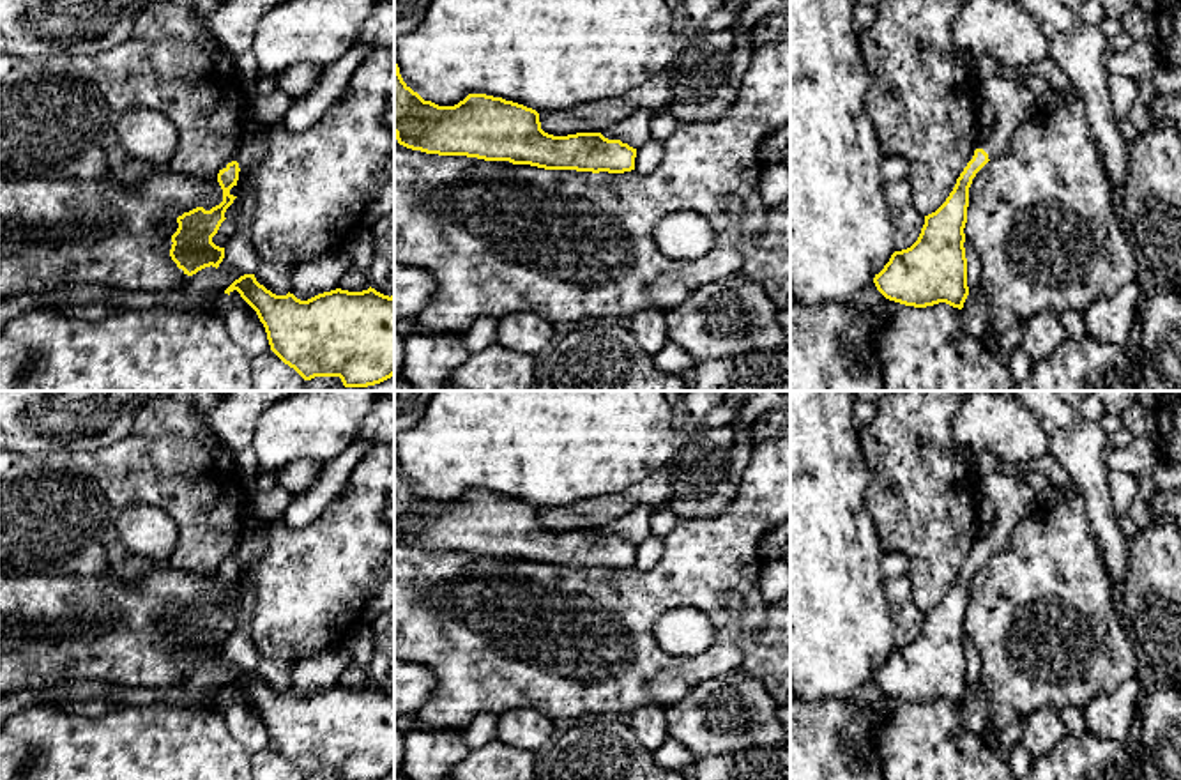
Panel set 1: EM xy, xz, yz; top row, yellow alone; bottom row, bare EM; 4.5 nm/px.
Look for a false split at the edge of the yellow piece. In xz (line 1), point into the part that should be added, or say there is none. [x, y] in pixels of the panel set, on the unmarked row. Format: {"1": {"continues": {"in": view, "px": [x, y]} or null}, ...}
{"1": {"continues": null}}

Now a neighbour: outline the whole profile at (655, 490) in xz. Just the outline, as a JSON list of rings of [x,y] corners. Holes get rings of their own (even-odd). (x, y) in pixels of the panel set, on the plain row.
[[[661,469],[621,492],[606,492],[569,506],[539,508],[541,525],[553,532],[601,529],[642,506],[665,506],[672,499],[675,481],[674,474]]]

